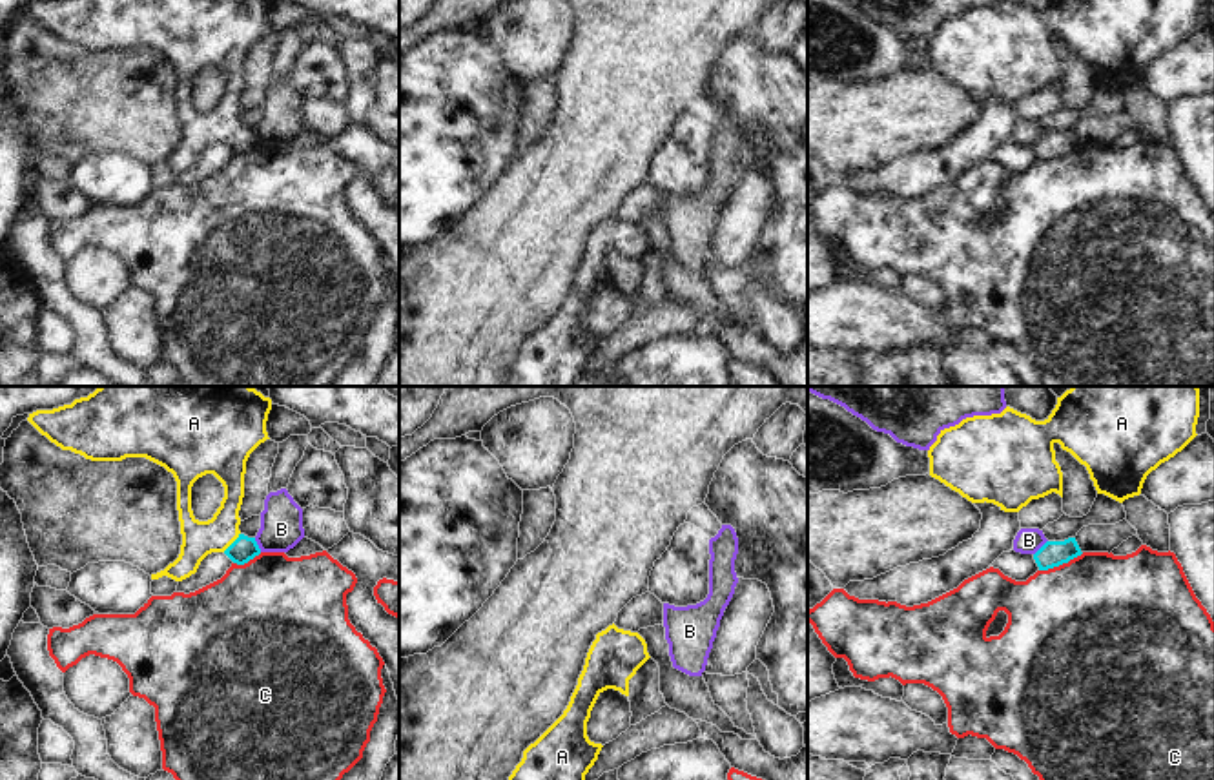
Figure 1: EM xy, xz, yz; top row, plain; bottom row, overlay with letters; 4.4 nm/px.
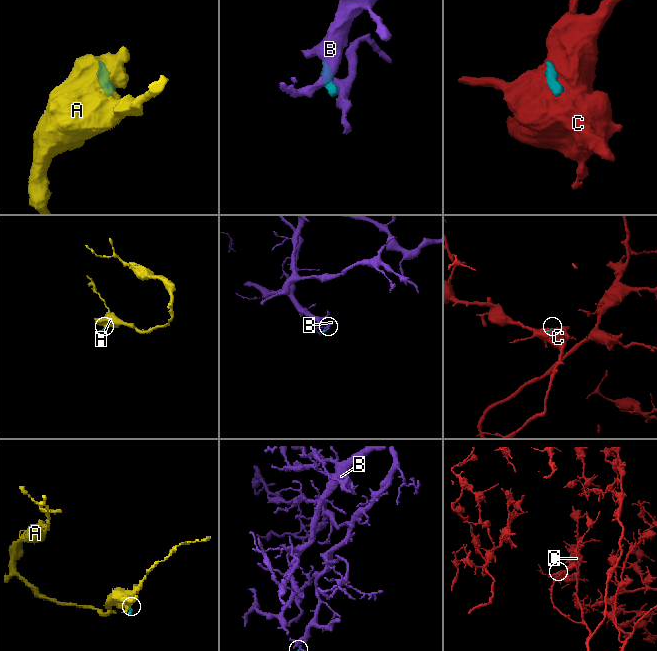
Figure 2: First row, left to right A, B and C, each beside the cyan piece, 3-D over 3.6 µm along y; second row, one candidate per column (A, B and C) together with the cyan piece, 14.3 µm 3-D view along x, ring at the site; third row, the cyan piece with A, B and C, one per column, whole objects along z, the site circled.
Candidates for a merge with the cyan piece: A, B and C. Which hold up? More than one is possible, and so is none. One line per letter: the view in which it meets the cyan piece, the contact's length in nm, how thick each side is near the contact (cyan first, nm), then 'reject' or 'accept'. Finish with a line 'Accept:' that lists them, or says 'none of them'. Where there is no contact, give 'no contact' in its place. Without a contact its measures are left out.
A: xy | 120 nm | 110/160 nm | accept
B: xy | 70 nm | 110/190 nm | reject
C: yz | 220 nm | 110/500 nm | reject
Accept: A

